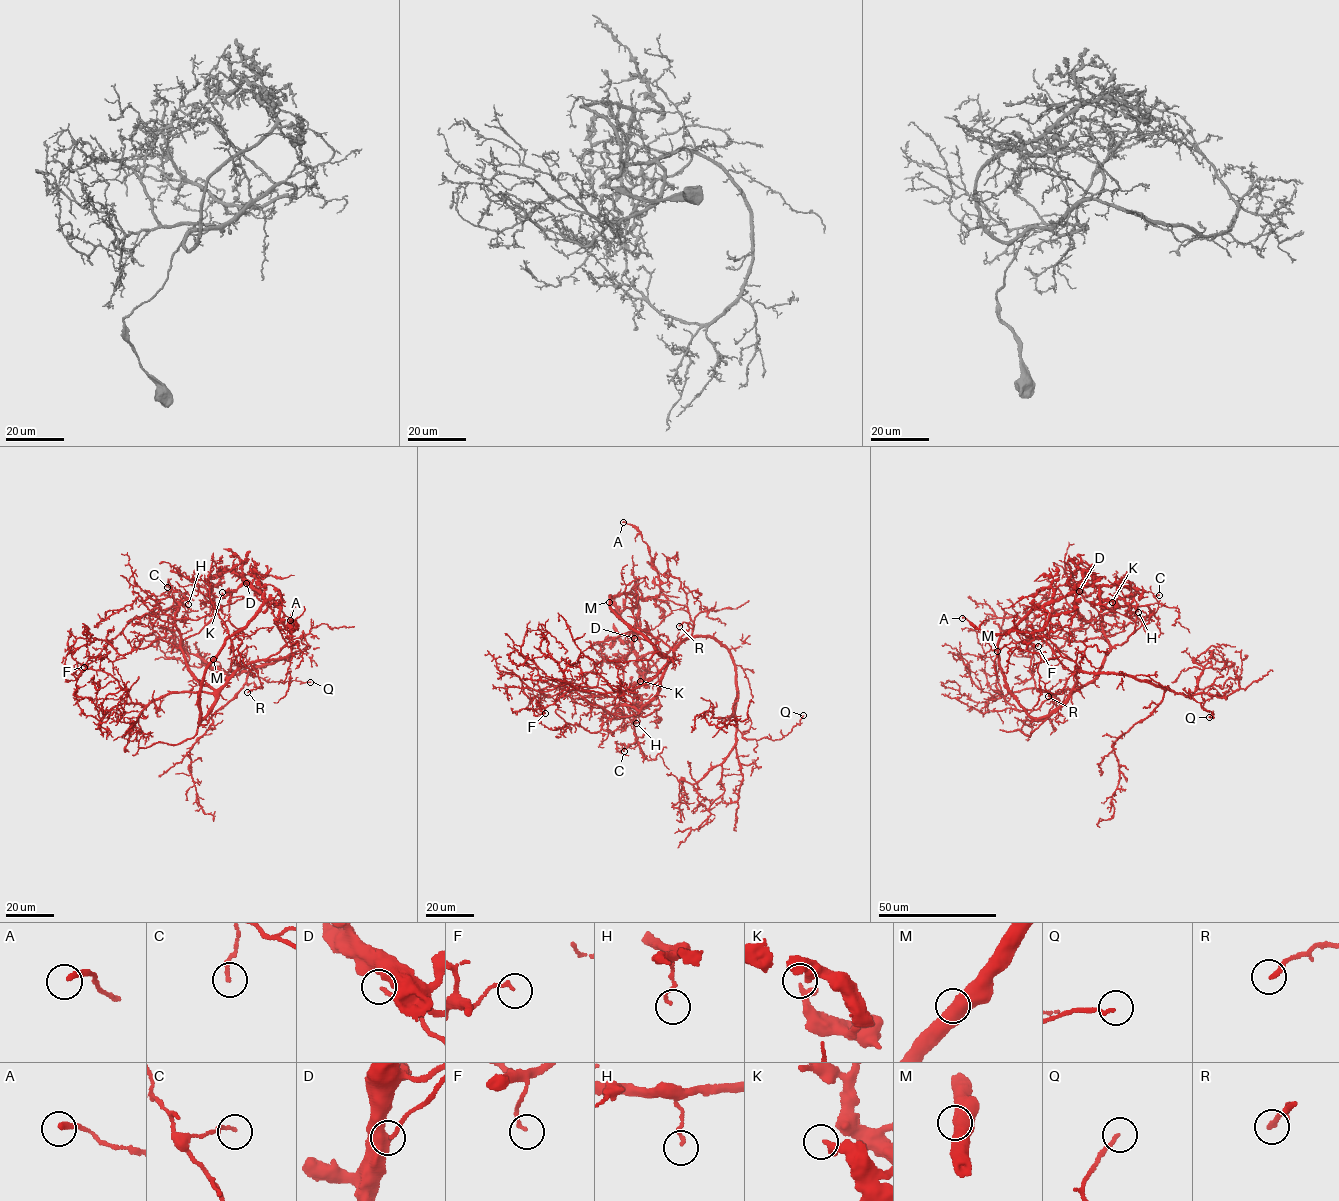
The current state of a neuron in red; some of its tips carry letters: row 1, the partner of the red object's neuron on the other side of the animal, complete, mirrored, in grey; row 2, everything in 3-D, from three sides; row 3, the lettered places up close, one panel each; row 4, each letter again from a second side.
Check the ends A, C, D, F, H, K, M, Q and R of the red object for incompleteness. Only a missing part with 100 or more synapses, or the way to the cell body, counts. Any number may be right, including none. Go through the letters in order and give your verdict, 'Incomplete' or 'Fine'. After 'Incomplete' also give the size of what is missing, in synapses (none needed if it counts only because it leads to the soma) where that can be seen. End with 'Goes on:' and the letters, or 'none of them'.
A: Fine
C: Fine
D: Fine
F: Fine
H: Fine
K: Fine
M: Fine
Q: Fine
R: Fine
Goes on: none of them

